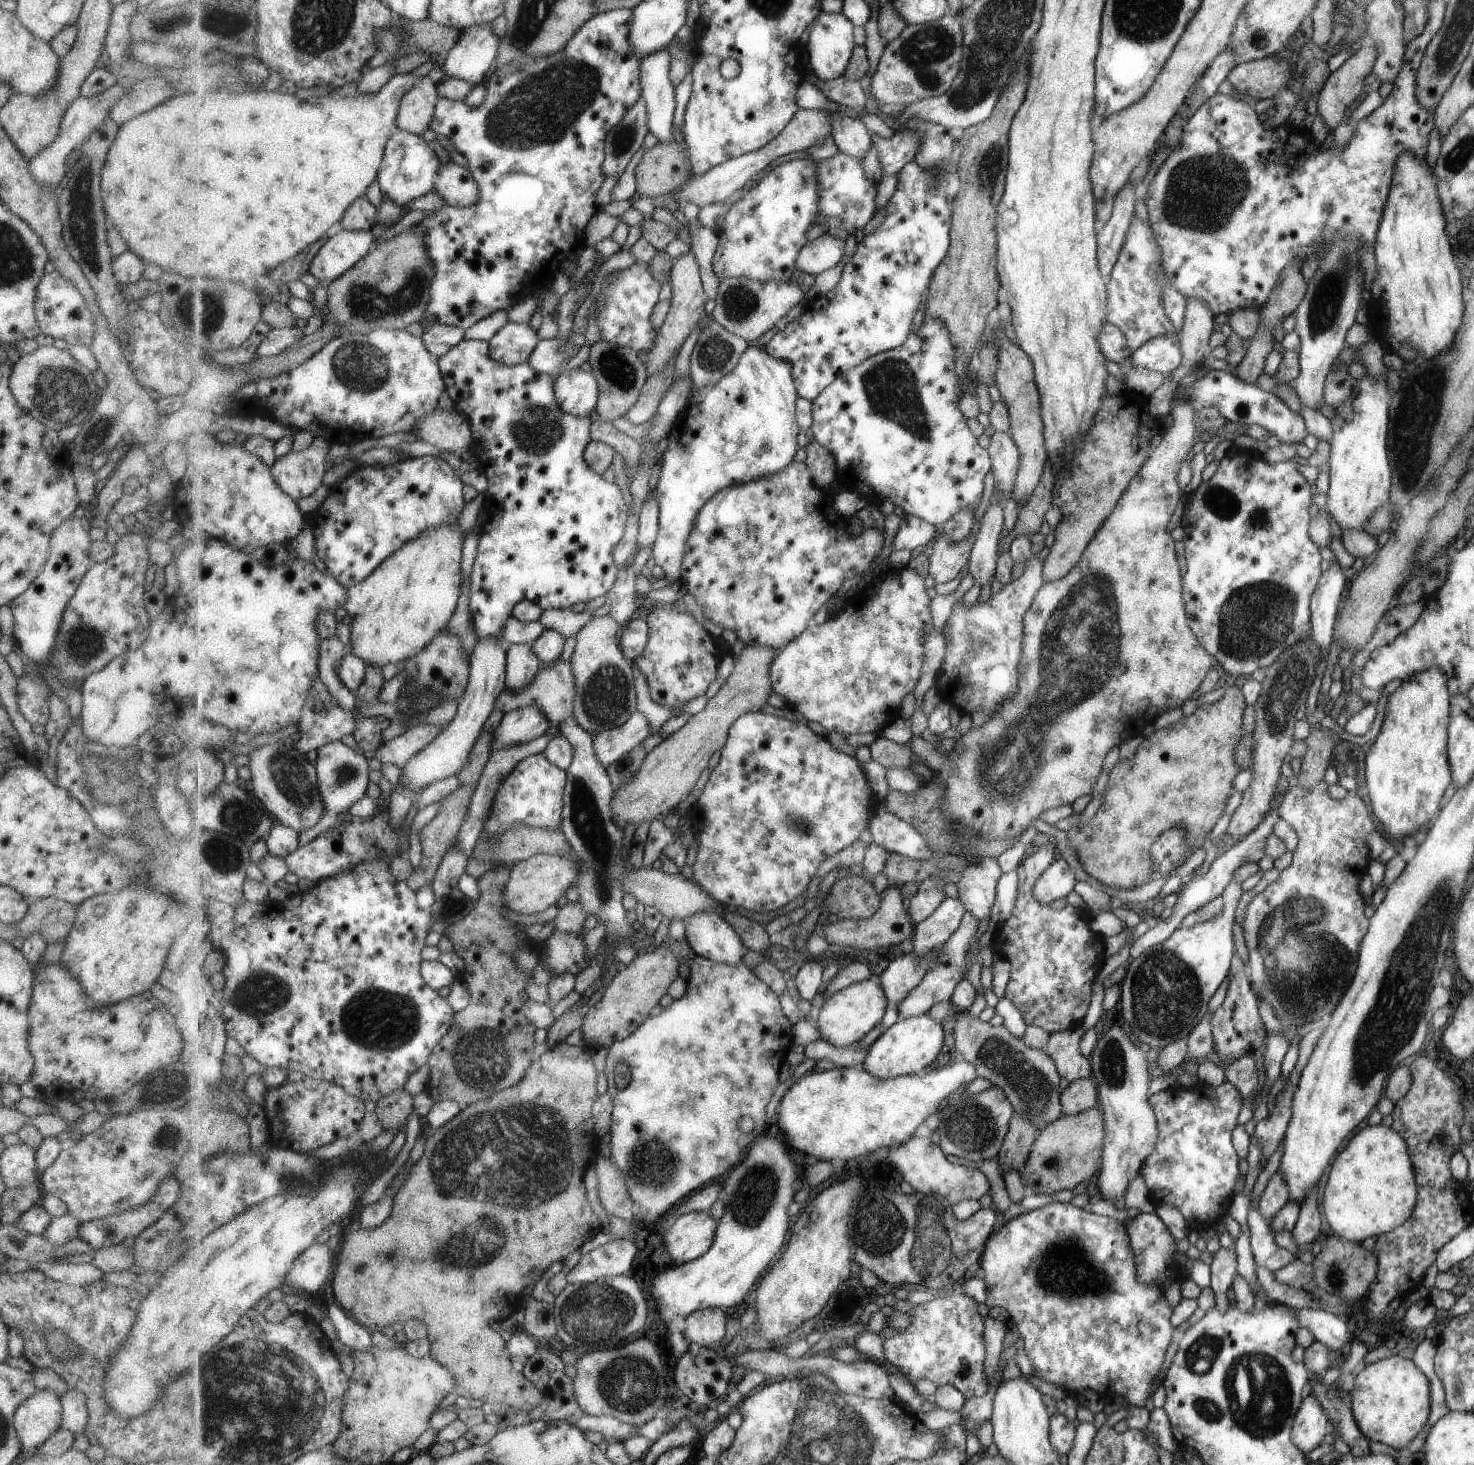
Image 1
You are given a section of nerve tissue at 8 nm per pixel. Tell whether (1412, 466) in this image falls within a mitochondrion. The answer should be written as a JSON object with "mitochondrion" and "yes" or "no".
{"mitochondrion":"yes"}

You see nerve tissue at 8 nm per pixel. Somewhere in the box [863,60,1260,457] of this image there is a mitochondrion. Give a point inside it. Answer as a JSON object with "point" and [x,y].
{"point":[1199,196]}

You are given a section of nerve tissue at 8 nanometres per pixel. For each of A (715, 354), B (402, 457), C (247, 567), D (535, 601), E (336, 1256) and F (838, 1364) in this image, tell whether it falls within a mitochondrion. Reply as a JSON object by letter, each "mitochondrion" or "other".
{"A":"mitochondrion","B":"other","C":"other","D":"other","E":"other","F":"other"}

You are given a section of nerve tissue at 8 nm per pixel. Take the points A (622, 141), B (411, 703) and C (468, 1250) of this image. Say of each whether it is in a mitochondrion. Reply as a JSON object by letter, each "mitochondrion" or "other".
{"A":"mitochondrion","B":"mitochondrion","C":"mitochondrion"}

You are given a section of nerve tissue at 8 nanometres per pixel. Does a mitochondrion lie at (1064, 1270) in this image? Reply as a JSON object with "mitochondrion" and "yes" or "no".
{"mitochondrion":"yes"}

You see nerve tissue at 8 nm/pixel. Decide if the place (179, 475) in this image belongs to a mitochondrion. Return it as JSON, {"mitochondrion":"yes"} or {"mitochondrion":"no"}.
{"mitochondrion":"no"}

